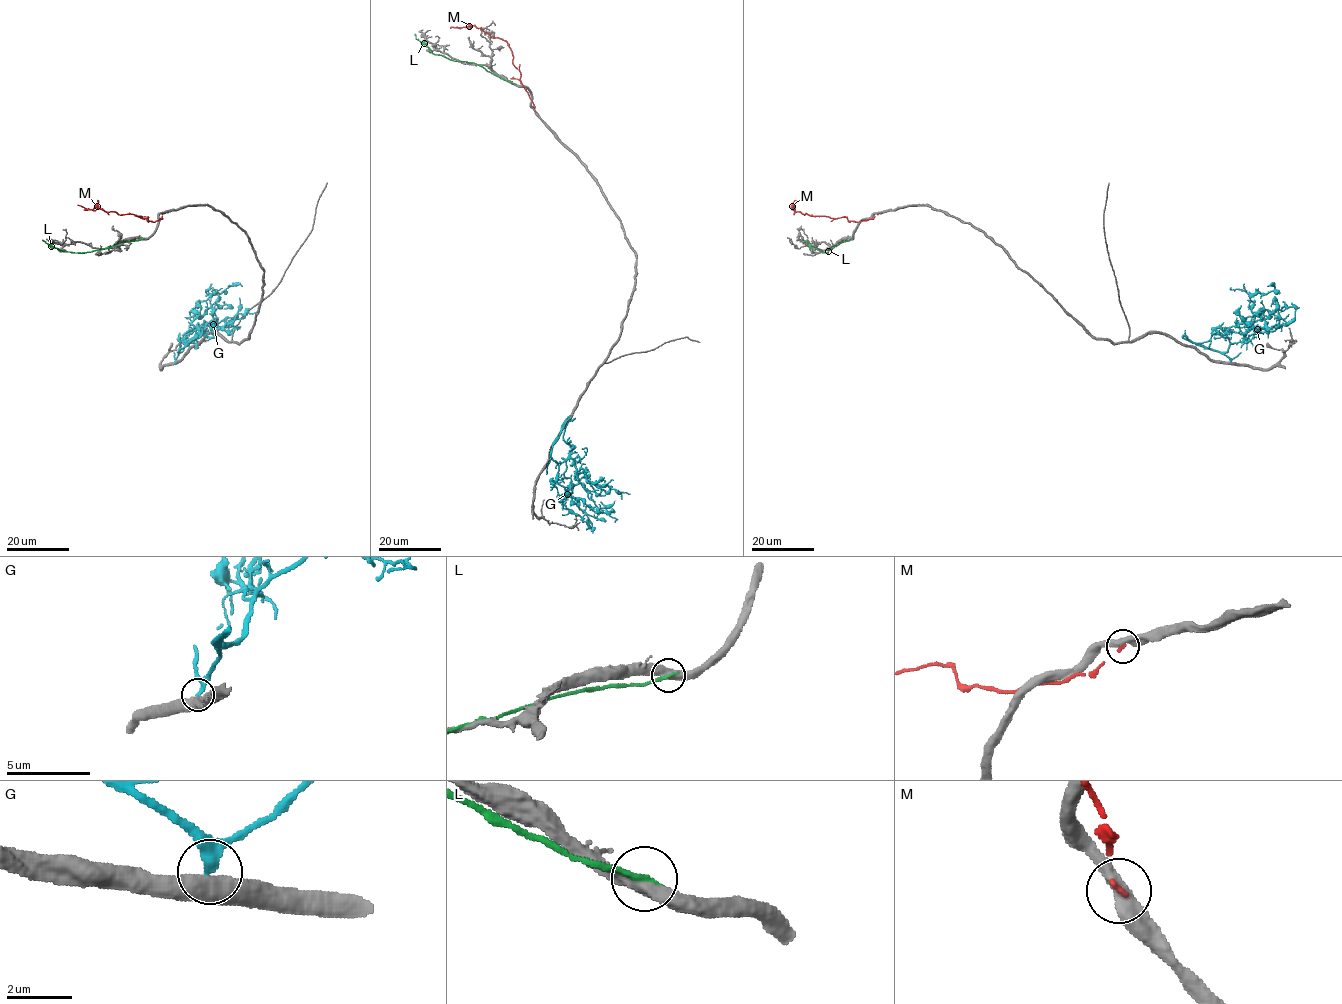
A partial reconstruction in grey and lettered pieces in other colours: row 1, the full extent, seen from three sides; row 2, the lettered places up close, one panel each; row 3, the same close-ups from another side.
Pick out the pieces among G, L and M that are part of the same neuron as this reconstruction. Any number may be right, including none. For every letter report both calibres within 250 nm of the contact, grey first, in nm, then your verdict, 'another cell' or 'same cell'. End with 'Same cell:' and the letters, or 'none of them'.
G: calibres 480 and 220 nm; another cell
L: calibres 440 and 200 nm; another cell
M: calibres 440 and 160 nm; another cell
Same cell: none of them

